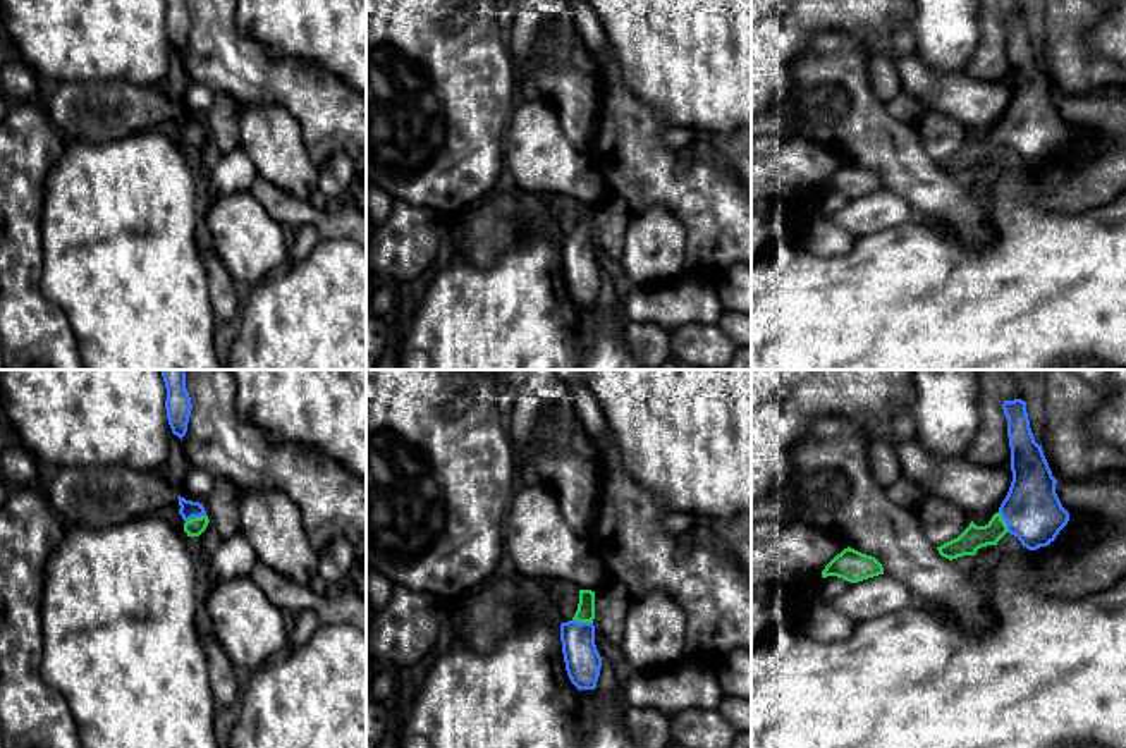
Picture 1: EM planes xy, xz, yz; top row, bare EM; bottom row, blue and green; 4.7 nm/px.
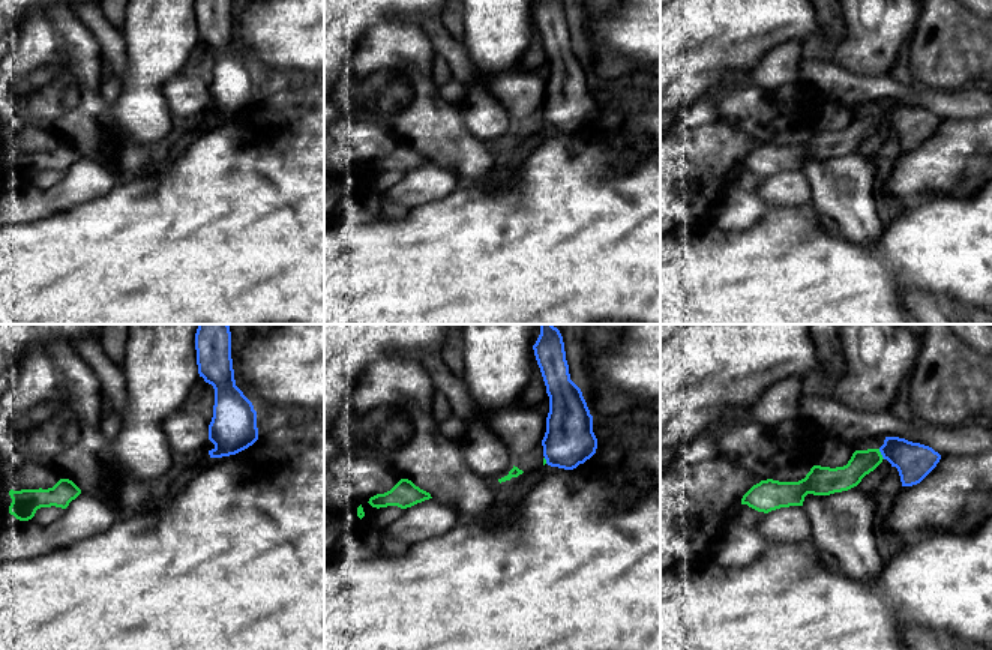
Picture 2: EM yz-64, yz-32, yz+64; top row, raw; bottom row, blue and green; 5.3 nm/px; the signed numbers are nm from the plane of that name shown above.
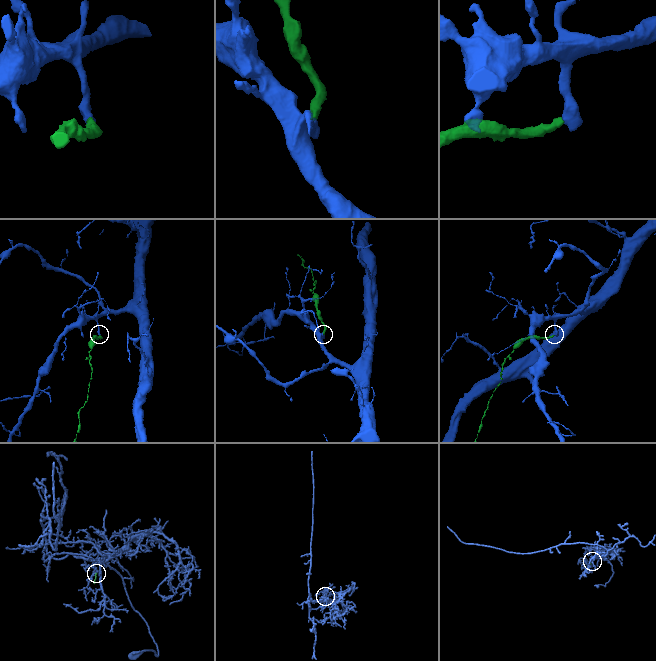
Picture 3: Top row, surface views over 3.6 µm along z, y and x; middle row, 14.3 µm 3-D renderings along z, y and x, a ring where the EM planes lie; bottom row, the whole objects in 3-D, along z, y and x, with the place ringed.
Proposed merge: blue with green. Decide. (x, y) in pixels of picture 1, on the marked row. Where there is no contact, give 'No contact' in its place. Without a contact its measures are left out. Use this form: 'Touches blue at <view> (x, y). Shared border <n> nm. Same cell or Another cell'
Touches blue at yz (1004, 520). Shared border 110 nm. Same cell

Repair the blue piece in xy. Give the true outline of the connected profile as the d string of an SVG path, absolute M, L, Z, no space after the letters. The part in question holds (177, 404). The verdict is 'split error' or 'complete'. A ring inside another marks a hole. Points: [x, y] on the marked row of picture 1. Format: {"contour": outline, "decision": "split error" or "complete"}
{"contour": "M160 370L165 389L167 389L167 420L172 428L172 433L181 440L187 432L187 423L191 416L191 397L186 389L186 370Z", "decision": "complete"}

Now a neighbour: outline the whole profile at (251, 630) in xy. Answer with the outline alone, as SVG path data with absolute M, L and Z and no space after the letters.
M249 576L211 585L206 612L232 665L254 672L289 652L289 626Z

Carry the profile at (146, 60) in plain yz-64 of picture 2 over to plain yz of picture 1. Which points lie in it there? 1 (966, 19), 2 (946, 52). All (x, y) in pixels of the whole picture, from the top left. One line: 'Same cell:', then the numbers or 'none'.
Same cell: 1, 2

